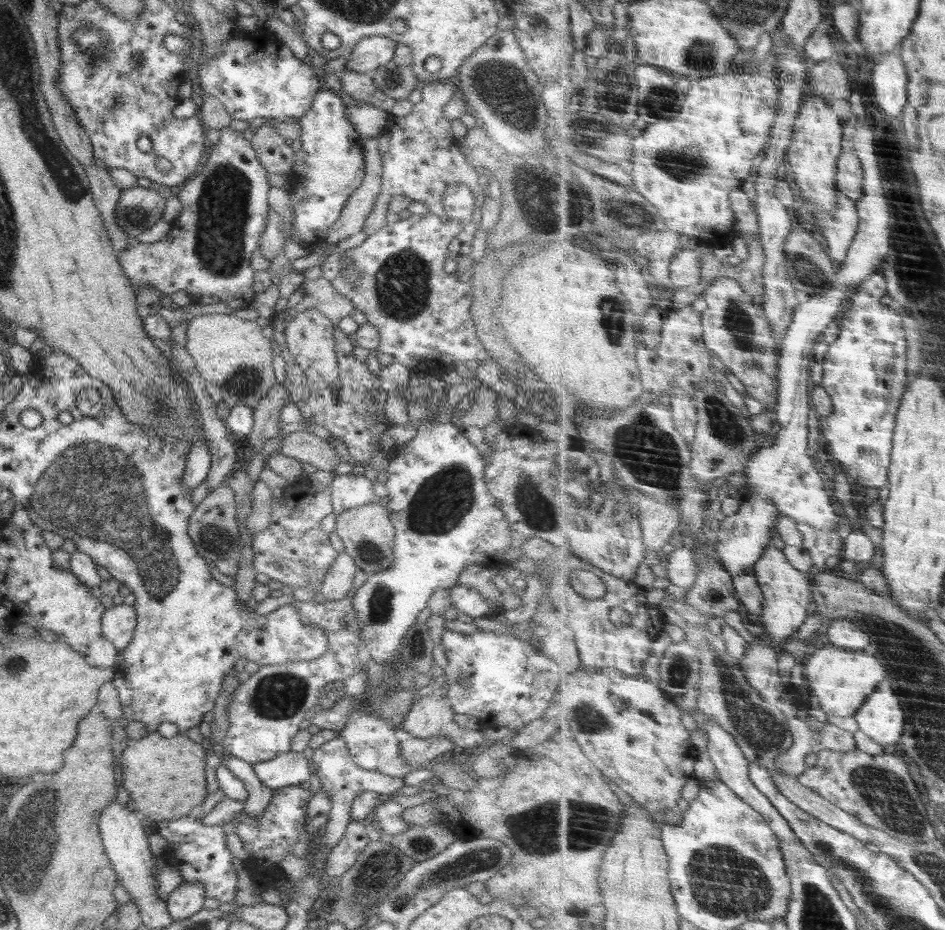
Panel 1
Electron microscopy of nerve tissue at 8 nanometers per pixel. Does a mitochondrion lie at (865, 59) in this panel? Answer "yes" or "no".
no

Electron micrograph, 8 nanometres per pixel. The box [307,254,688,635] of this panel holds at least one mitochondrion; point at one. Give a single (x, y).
(648, 451)

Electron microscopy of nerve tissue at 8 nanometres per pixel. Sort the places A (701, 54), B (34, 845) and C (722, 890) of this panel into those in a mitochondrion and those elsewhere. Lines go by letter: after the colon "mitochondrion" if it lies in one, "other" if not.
A: mitochondrion
B: mitochondrion
C: mitochondrion

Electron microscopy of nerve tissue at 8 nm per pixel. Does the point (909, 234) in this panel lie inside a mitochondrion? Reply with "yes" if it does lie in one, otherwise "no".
yes

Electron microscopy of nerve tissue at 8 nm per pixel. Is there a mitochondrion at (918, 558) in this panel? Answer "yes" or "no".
no

